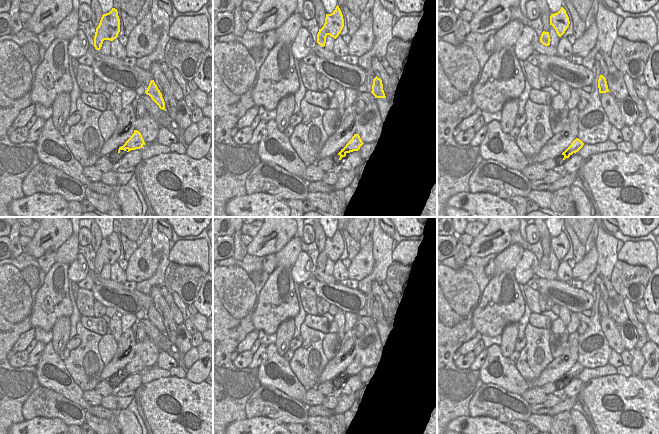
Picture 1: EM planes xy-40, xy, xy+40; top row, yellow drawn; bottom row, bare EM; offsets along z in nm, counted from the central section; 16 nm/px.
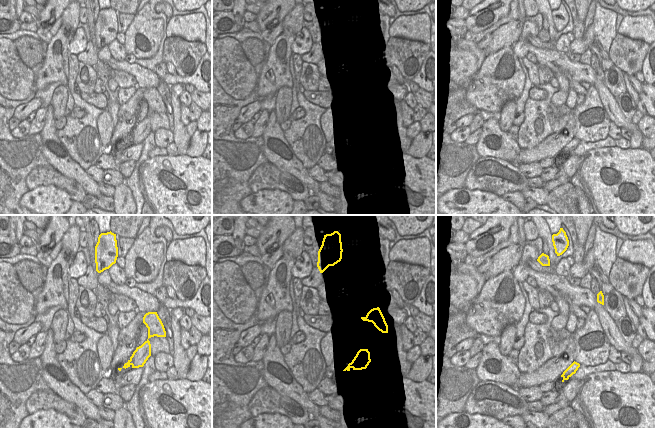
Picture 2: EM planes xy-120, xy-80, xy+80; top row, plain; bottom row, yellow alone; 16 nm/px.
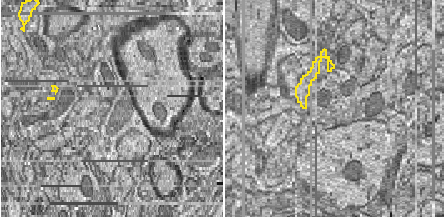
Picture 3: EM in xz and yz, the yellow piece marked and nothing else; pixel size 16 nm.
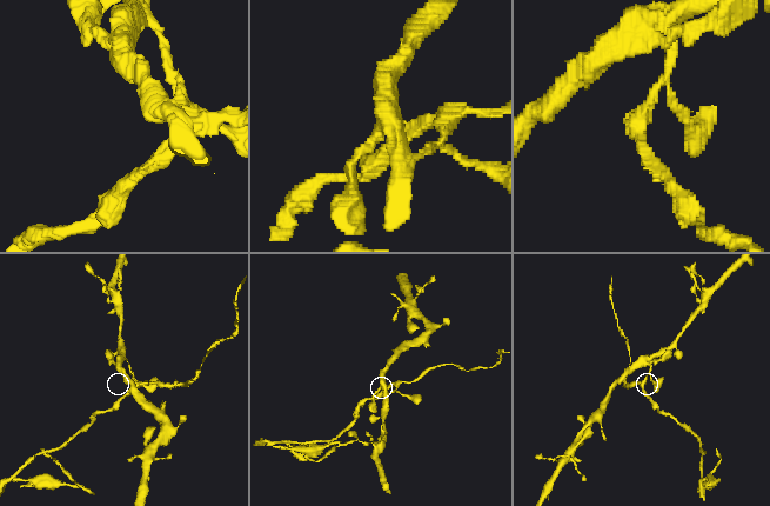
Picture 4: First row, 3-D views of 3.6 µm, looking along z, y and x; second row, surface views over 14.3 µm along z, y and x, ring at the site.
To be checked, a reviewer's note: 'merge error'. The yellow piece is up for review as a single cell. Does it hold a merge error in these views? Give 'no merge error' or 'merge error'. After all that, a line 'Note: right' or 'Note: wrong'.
merge error
Note: right

